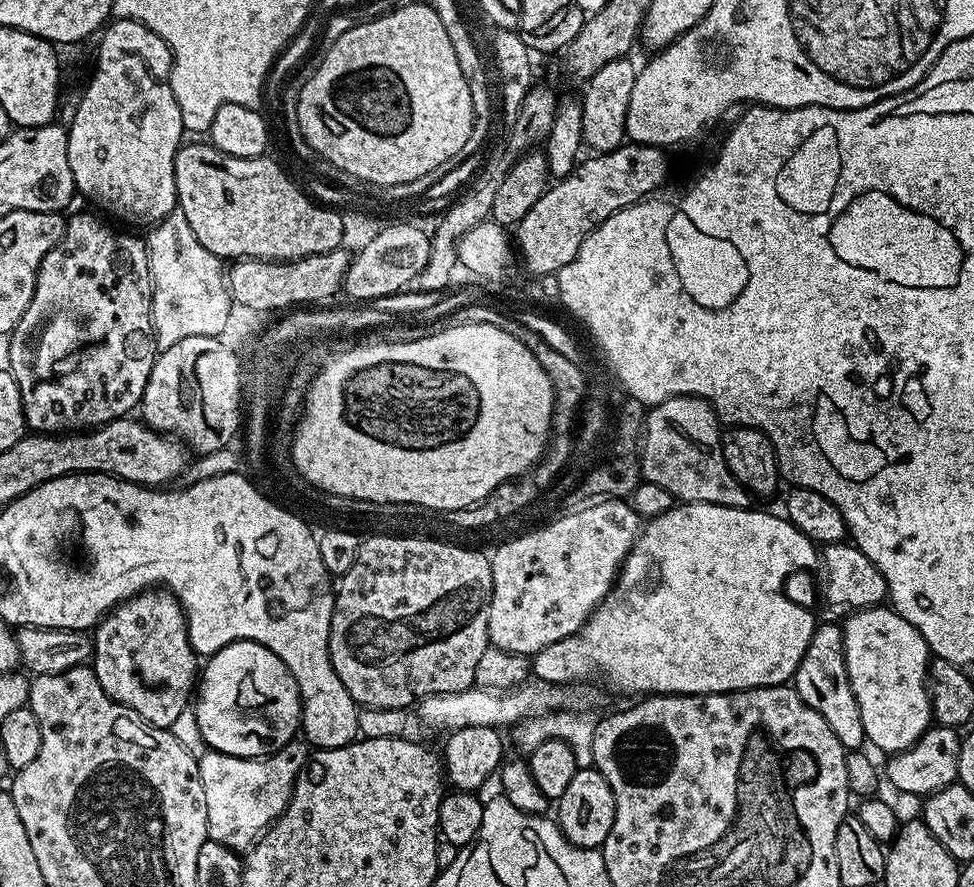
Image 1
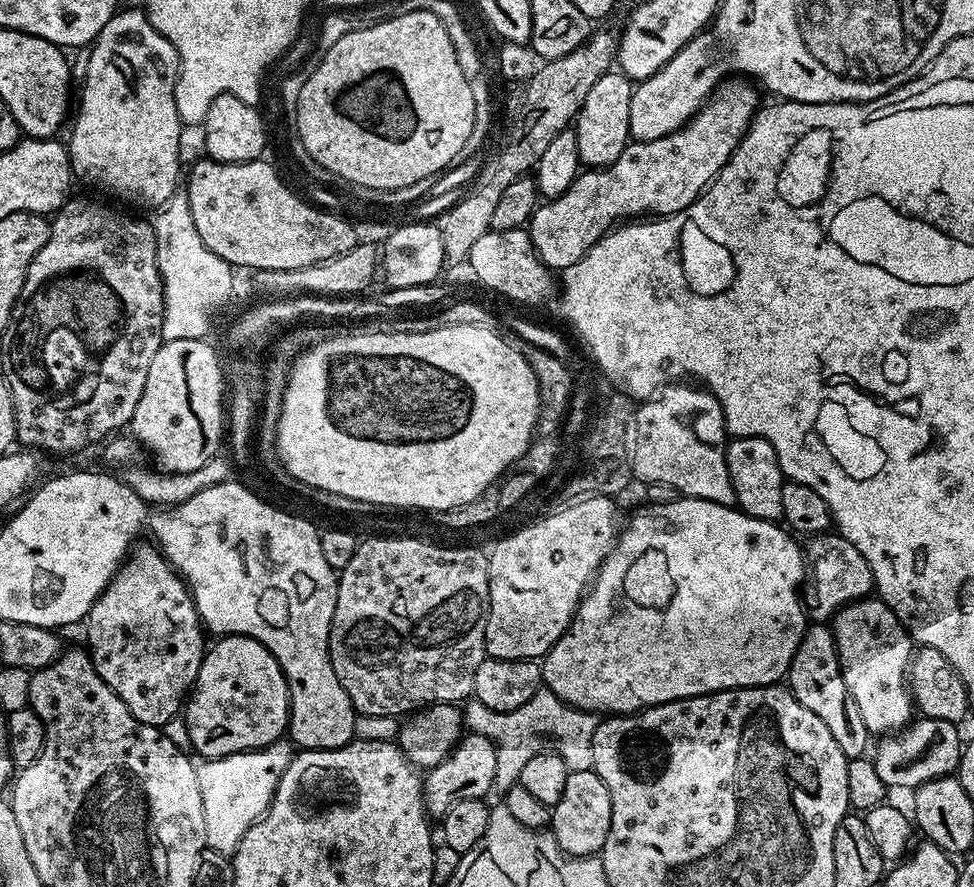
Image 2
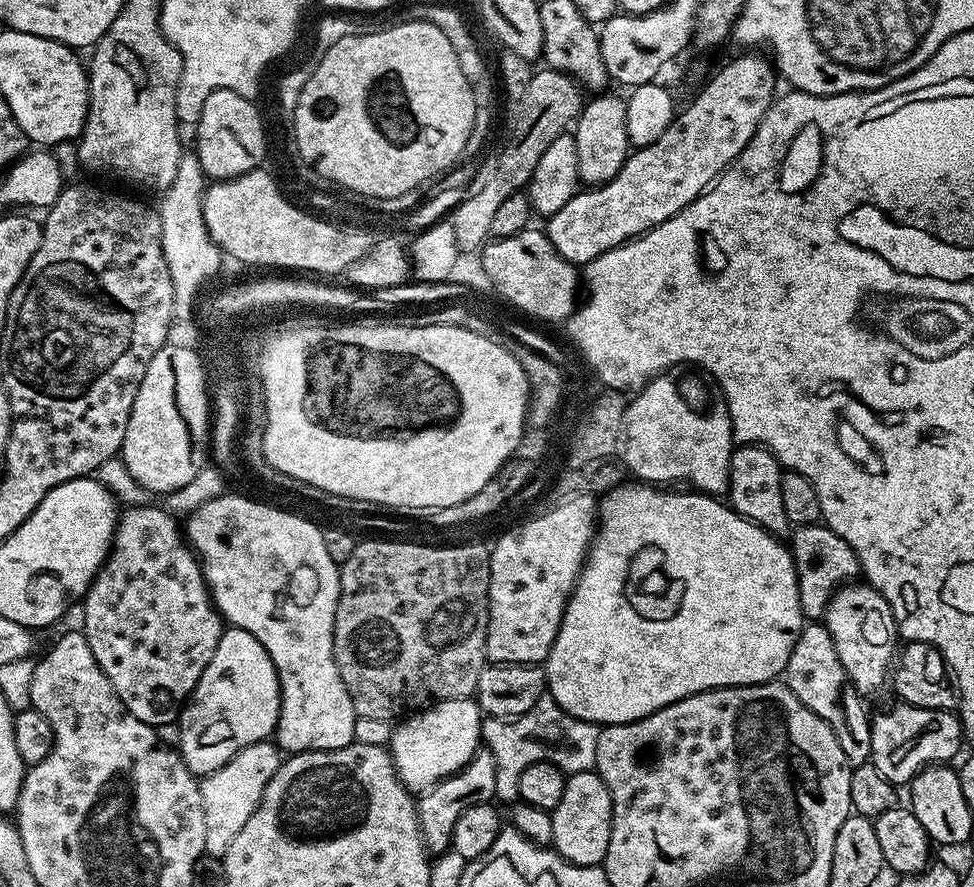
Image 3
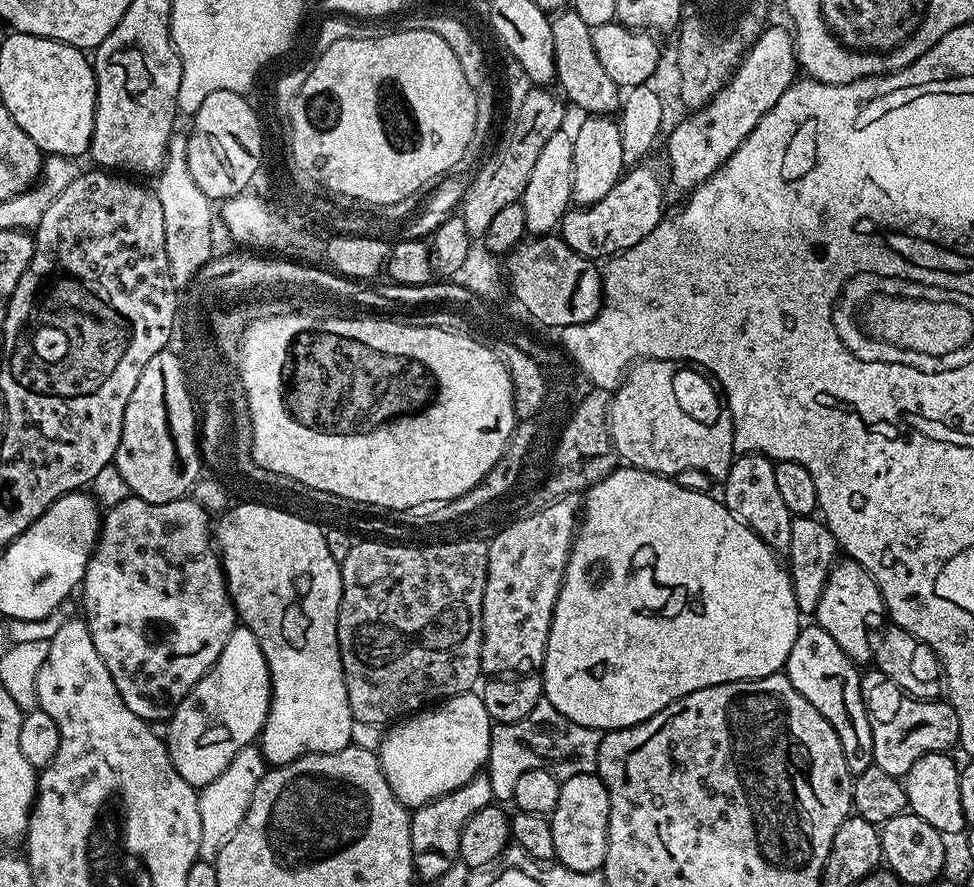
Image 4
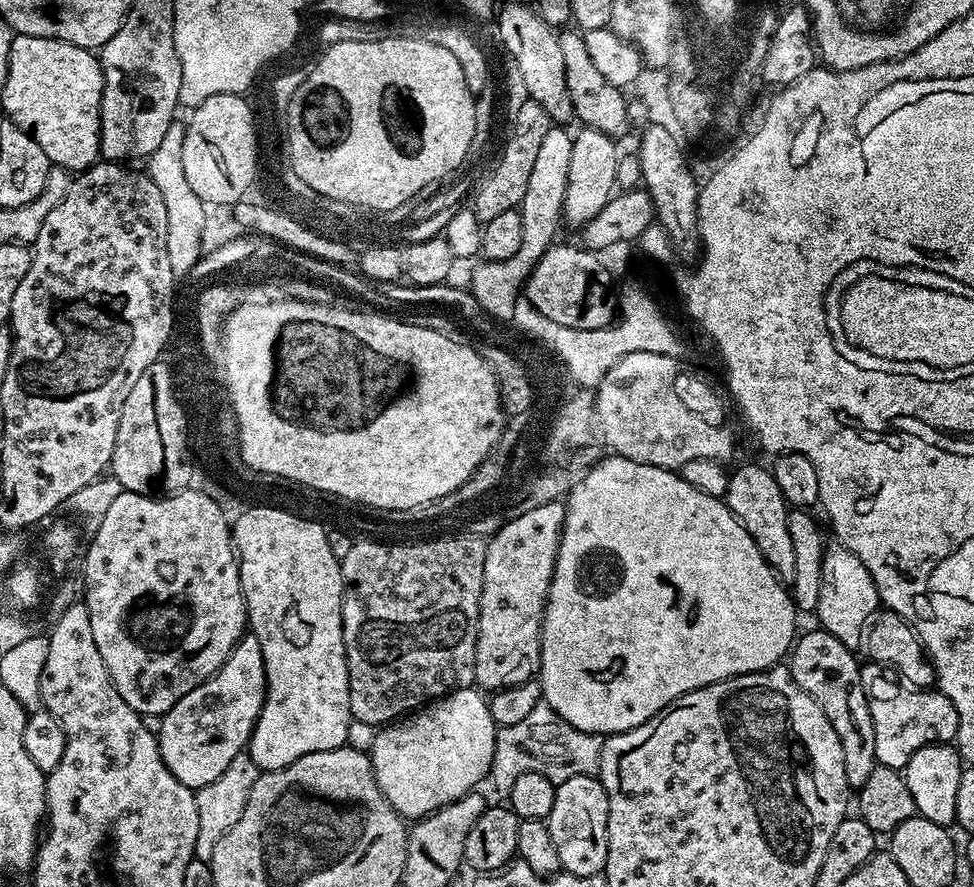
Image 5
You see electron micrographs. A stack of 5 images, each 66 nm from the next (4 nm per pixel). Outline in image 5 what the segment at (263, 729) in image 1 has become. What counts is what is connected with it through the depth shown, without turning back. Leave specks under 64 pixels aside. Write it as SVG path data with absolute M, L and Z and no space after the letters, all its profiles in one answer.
M246 634L236 643L216 675L194 686L190 694L159 717L160 753L170 774L193 790L214 782L214 778L234 762L237 754L247 749L267 690L262 646L256 636Z

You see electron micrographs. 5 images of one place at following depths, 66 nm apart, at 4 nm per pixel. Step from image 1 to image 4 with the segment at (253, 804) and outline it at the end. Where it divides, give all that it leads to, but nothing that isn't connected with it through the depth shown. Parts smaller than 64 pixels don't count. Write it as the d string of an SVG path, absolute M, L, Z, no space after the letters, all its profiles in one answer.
M249 746L238 750L238 754L234 754L234 758L228 763L226 770L222 770L222 774L218 774L218 778L214 778L214 782L205 784L203 788L199 789L198 818L202 818L199 859L215 861L216 855L220 853L220 847L230 838L230 834L234 834L234 830L238 830L242 818L246 818L250 798L254 794L258 782L262 782L265 771L266 761L264 755L260 753L259 747Z

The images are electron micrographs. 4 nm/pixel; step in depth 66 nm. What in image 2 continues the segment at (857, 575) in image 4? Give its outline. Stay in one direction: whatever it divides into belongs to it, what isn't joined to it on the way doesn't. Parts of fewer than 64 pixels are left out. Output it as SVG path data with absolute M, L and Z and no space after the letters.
M865 598L855 600L853 604L847 604L845 608L841 608L840 611L836 613L834 619L831 621L830 627L832 629L832 636L836 640L836 653L842 666L842 678L846 682L846 690L854 698L854 702L858 706L858 714L862 714L862 722L866 722L869 733L876 734L876 732L880 732L879 734L891 734L899 732L901 728L905 728L914 716L912 693L908 690L907 677L908 665L912 663L912 657L914 655L914 641L912 637L909 636L907 628L905 628L900 619L888 609L888 605L879 598Z

